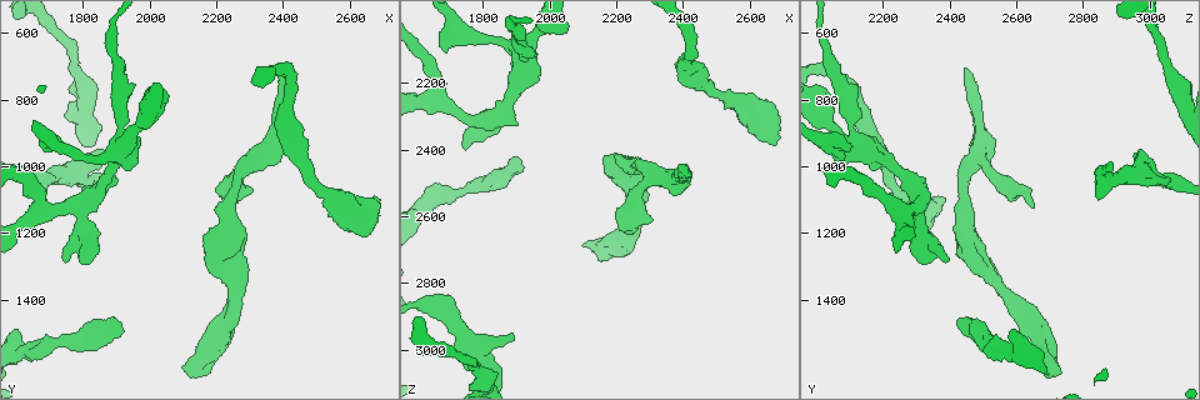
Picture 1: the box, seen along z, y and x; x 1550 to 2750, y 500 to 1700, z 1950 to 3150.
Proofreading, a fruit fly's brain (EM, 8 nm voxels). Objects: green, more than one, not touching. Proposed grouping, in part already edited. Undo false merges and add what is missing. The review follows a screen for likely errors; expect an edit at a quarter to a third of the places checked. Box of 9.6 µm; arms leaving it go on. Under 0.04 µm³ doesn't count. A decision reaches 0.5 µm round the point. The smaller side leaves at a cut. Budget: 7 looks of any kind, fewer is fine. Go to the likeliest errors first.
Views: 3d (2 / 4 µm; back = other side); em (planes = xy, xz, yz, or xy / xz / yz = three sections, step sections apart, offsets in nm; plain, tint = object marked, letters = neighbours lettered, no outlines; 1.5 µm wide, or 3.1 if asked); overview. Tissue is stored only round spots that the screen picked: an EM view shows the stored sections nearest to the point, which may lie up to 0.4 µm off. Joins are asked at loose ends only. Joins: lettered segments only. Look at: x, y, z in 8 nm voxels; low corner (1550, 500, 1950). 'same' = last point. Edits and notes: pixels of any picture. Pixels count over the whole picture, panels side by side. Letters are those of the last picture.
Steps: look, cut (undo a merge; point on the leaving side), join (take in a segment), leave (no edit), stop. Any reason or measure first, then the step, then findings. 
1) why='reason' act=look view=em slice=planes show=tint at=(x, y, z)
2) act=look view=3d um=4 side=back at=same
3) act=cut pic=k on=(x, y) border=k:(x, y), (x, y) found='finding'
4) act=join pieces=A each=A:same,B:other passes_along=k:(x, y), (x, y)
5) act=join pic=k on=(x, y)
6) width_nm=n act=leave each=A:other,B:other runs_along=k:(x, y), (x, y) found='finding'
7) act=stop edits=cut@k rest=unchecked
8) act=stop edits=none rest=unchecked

why='branch stops here' act=look view=em slice=xy step=4 show=letters at=(2390, 710, 2450)

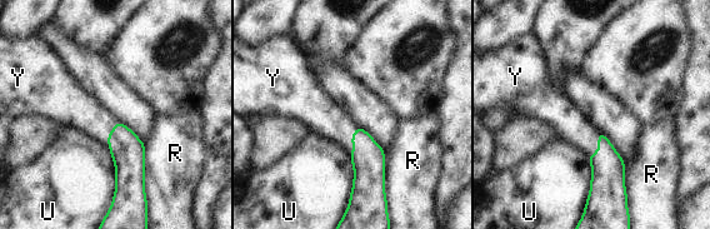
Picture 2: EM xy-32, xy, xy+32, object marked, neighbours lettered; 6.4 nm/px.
act=look view=em slice=planes show=letters at=same

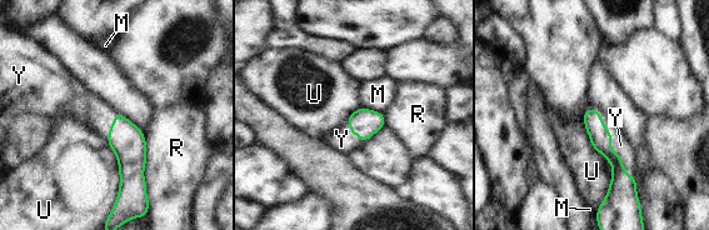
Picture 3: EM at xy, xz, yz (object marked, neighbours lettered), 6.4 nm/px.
act=join pieces=Y each=M:other,R:other,U:other,Y:same passes_along=3:(600, 138), (612, 140), (620, 145) found='it goes on there'

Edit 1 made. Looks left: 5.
act=look view=overview

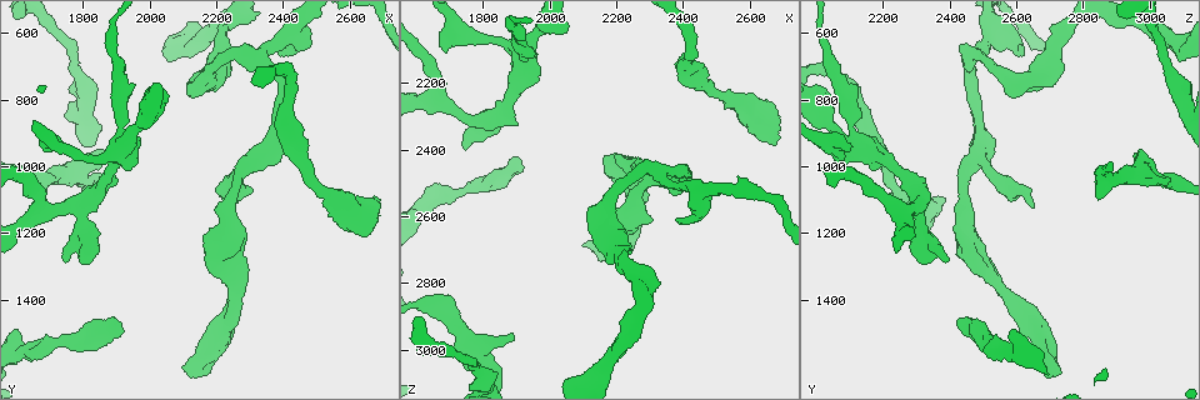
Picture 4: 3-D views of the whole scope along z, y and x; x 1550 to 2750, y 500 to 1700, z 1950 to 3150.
why='long arm stops here' act=look view=em slice=xz step=4 show=letters at=(1900, 1470, 2410)

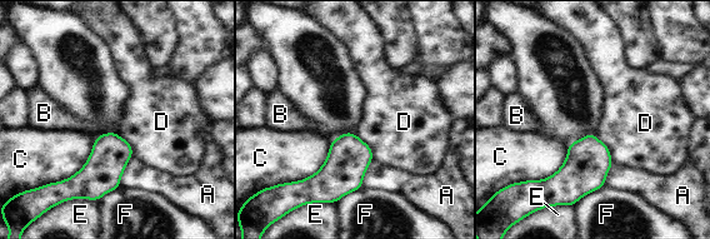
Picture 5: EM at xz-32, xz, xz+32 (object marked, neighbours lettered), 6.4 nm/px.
why='another direction' act=look view=em slice=planes show=letters at=same

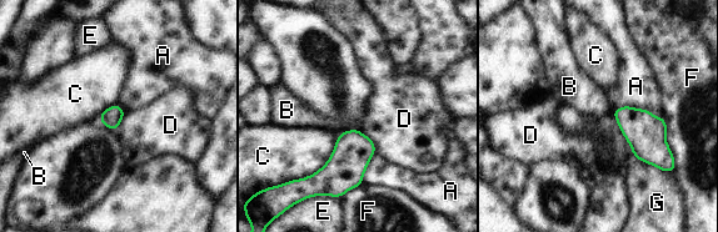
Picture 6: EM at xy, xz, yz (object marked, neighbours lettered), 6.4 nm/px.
longest_contact=C:420nm act=leave each=A:other,B:other,C:other,D:other,E:other,F:other,G:other border=6:(357, 129), (340, 132) found='no lettered segment goes on from it'

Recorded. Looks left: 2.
why='end of a long branch' act=look view=3d um=2 at=(2150, 1620, 2730)

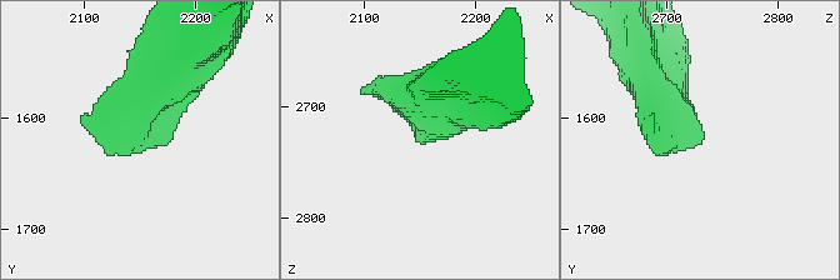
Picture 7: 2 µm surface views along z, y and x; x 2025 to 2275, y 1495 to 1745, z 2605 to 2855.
why='need the tissue' act=look view=em slice=planes show=letters at=(2148, 1618, 2734)

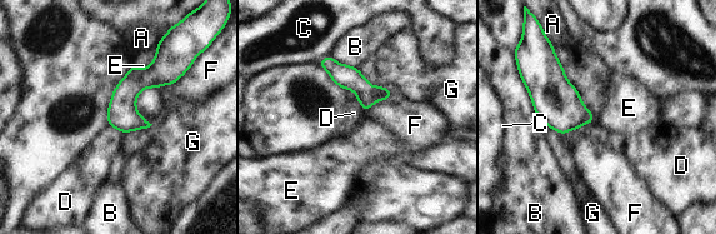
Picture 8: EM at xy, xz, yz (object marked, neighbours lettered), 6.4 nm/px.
act=leave each=A:other,B:other,C:other,D:other,E:other,F:other,G:other runs_along=8:(159, 61), (111, 123) found='none of them fits'

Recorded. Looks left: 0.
act=stop edits=join@3 rest=unchecked

